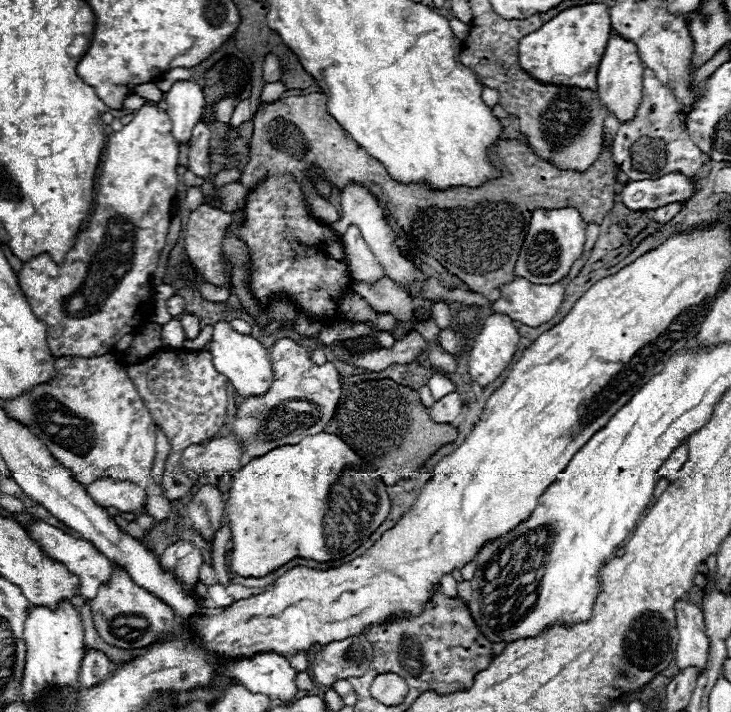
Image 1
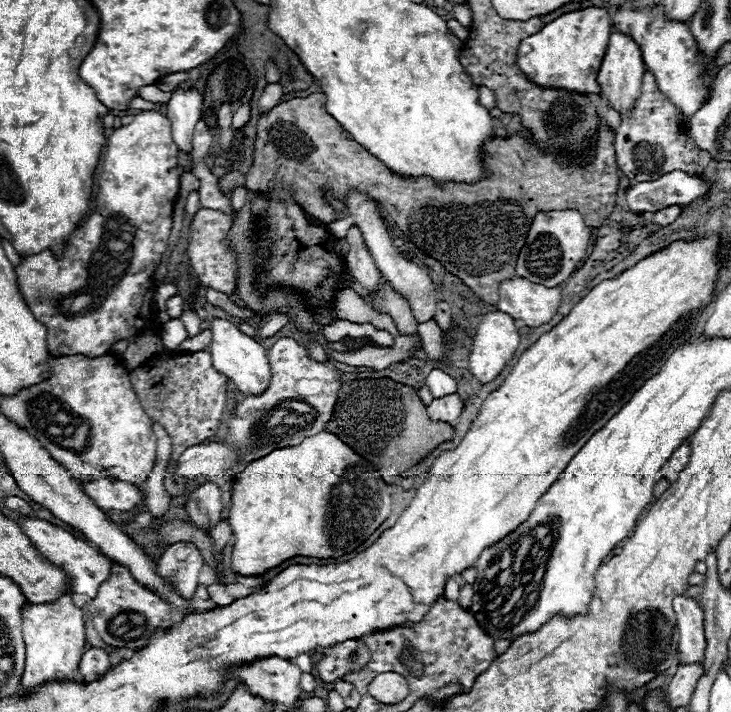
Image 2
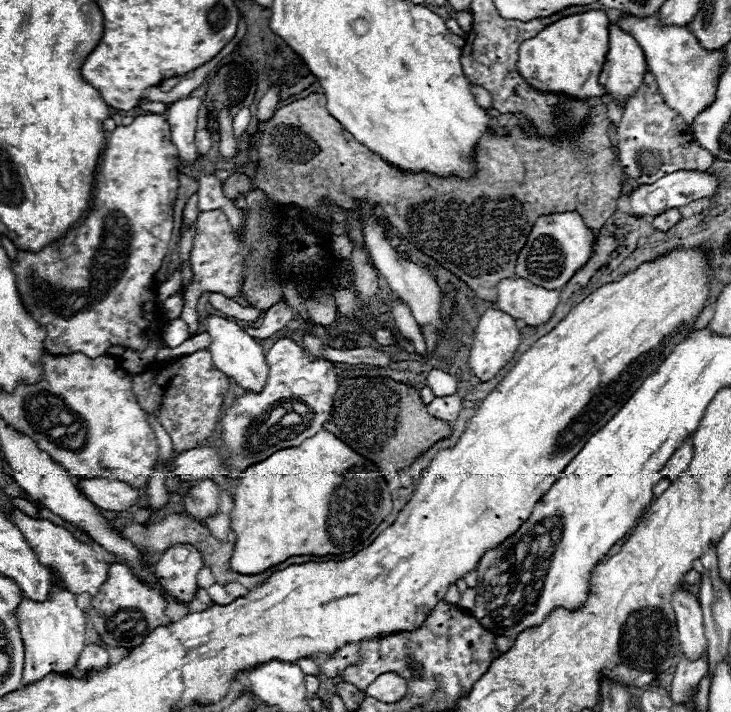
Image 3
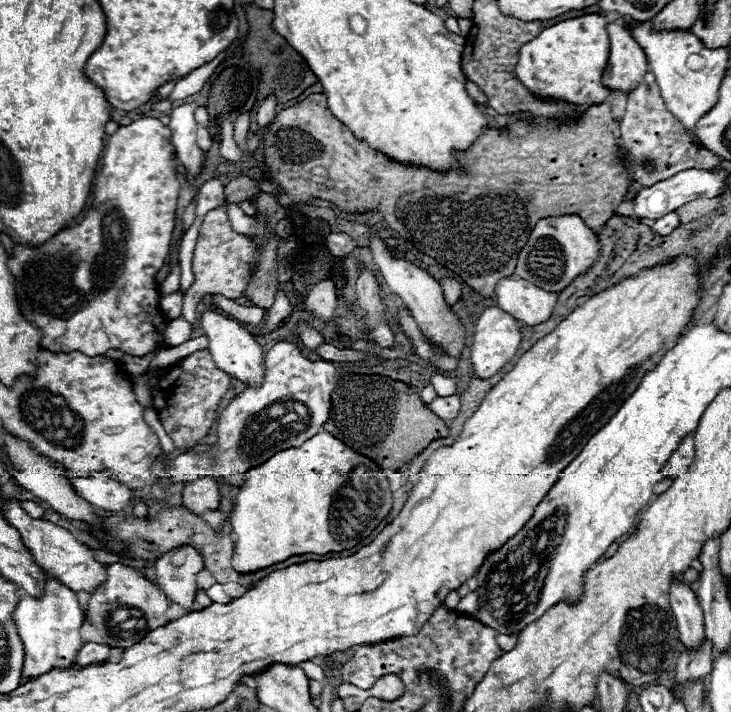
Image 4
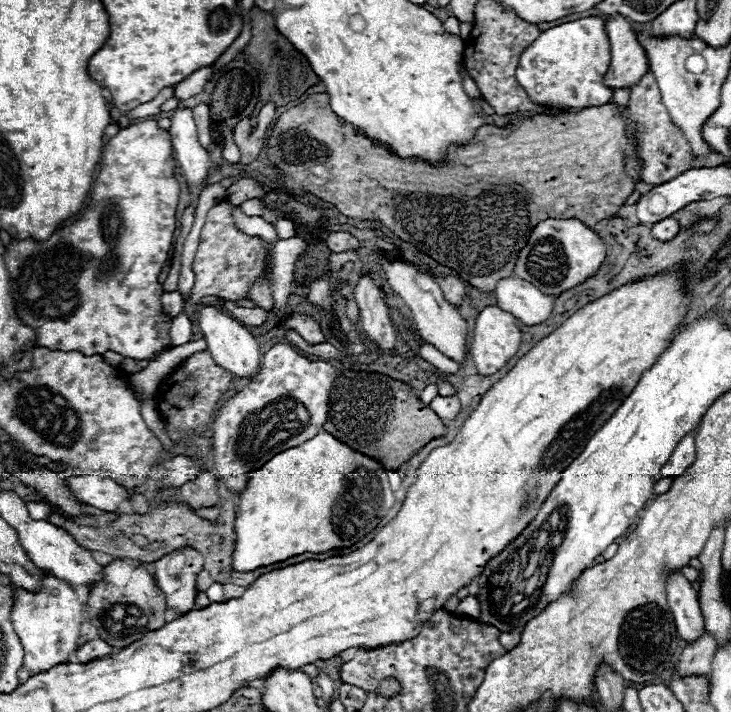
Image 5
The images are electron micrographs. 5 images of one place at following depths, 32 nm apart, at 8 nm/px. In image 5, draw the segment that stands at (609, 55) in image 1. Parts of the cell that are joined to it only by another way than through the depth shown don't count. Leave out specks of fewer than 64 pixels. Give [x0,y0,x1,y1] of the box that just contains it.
[604,14,650,88]

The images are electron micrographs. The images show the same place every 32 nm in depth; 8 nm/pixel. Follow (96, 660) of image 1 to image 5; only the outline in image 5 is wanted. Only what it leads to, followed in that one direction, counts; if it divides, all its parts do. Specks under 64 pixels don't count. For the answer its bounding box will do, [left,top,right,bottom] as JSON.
[76,640,112,664]

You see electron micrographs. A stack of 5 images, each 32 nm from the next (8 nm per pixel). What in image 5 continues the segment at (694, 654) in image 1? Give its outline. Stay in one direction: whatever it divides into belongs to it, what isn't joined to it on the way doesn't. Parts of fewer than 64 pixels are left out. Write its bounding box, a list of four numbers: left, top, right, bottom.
[666,572,704,644]

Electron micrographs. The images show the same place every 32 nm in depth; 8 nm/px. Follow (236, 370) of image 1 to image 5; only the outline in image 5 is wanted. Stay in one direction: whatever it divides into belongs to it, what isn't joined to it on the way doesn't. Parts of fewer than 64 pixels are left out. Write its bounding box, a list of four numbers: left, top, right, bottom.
[196,306,260,376]

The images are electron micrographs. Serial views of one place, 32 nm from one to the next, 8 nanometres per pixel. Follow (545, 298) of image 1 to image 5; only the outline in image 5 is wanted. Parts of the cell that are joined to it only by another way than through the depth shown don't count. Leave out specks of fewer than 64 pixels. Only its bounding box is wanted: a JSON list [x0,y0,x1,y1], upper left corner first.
[494,276,556,324]

